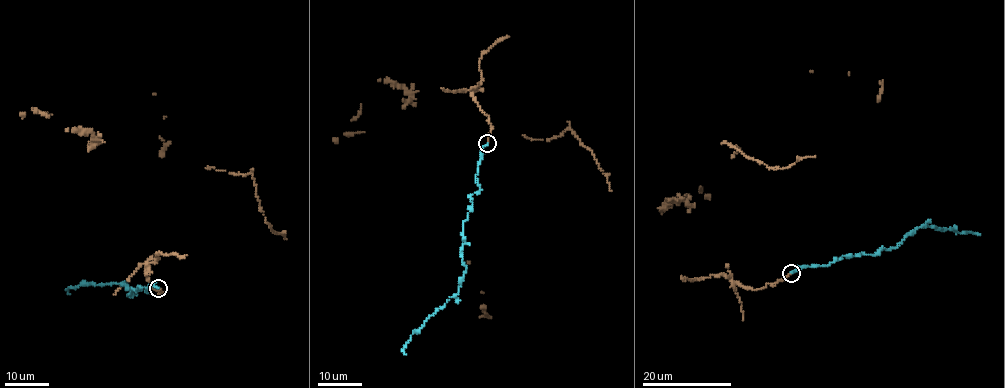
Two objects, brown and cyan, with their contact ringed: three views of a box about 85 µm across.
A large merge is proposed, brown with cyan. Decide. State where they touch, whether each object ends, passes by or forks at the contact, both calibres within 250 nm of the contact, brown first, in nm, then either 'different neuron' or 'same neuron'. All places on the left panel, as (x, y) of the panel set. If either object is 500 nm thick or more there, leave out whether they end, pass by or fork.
place (158, 288); brown ends; cyan ends; calibres 200 and 200 nm; same neuron

